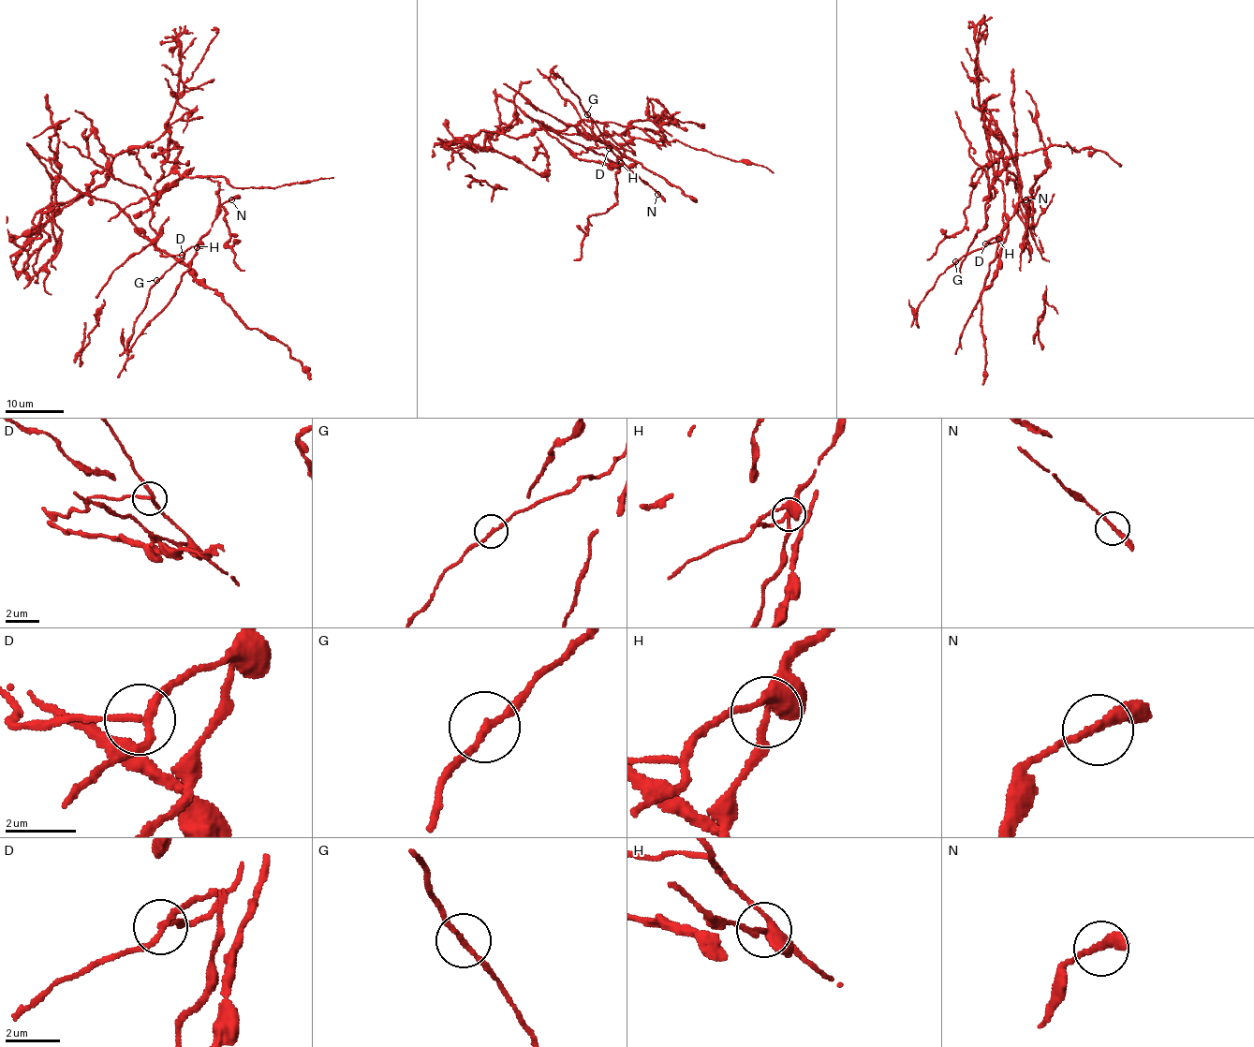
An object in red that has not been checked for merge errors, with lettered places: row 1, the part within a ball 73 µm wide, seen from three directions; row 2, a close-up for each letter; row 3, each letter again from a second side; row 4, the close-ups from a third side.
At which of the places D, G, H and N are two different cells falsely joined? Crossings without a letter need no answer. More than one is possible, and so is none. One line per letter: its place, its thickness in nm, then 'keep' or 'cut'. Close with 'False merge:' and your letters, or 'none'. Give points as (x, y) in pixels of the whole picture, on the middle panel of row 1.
D: (609, 148) | 190 nm | cut
G: (587, 114) | 170 nm | keep
H: (621, 163) | 320 nm | cut
N: (657, 194) | 240 nm | keep
False merge: D, H

